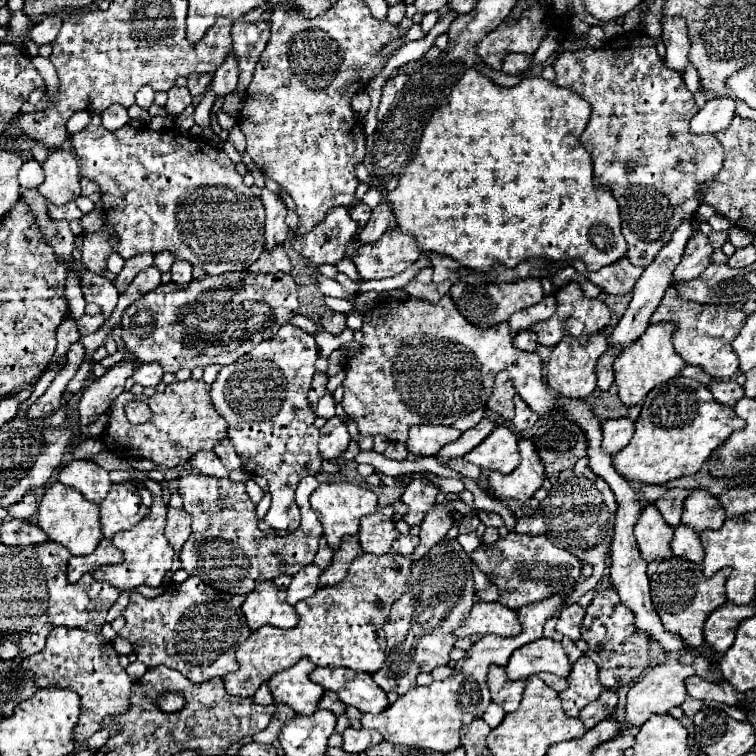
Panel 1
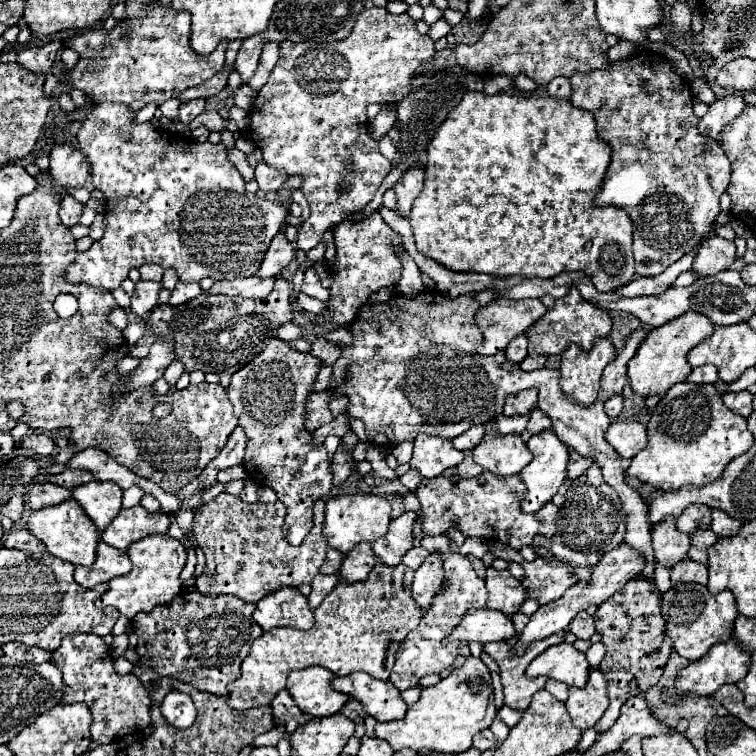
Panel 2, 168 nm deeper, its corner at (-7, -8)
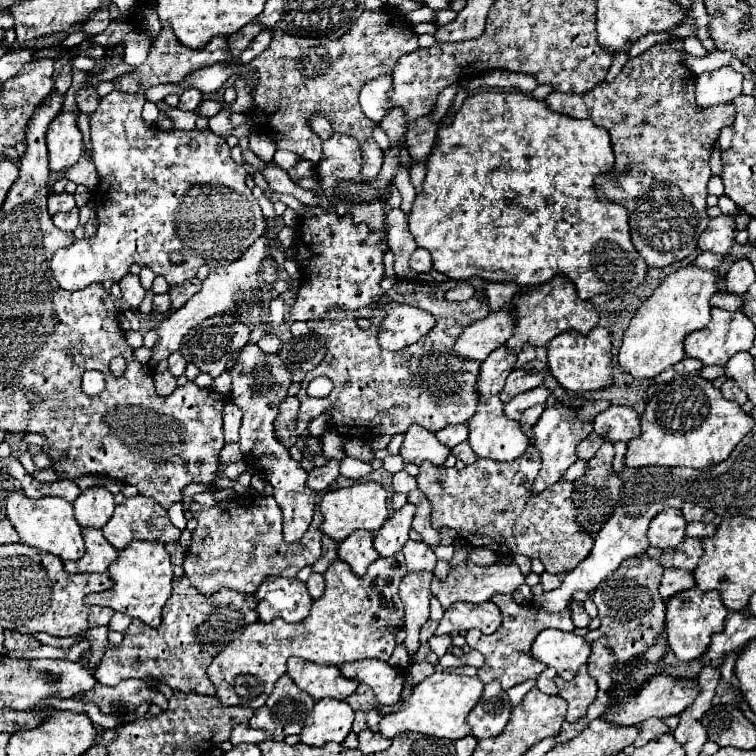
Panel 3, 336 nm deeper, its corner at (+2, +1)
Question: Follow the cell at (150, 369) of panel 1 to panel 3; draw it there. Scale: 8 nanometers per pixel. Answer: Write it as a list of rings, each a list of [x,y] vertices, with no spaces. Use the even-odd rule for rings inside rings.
[[[178,351],[168,357],[168,371],[170,371],[174,377],[182,375],[182,373],[184,373],[184,367],[186,367],[186,361],[182,359],[182,355],[180,355]]]

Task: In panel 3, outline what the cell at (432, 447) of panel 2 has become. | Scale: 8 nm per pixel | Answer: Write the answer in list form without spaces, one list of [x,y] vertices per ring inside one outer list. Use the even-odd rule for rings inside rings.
[[[412,425],[404,435],[404,445],[400,455],[406,463],[420,465],[422,461],[430,461],[434,465],[442,465],[450,455],[450,449],[442,445],[434,433],[426,431],[420,425]]]

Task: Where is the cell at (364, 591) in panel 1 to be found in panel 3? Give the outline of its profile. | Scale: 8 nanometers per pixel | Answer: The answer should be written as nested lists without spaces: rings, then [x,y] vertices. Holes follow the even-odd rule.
[[[402,553],[388,559],[376,559],[362,577],[354,575],[342,561],[332,563],[324,573],[326,589],[322,597],[312,603],[310,615],[304,621],[256,621],[214,657],[214,663],[206,671],[210,681],[216,685],[216,697],[224,705],[258,709],[272,693],[274,683],[286,673],[286,661],[292,655],[334,667],[360,659],[388,661],[404,619],[402,601],[398,599],[398,583],[404,575],[406,563]],[[246,675],[258,679],[244,679]]]

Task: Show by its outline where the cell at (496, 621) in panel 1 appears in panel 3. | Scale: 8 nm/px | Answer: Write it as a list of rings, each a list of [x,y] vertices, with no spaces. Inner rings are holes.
[[[486,601],[482,605],[454,603],[440,619],[436,635],[452,631],[470,631],[470,629],[480,629],[482,633],[486,631],[494,633],[498,627],[500,627],[500,611],[492,601]]]

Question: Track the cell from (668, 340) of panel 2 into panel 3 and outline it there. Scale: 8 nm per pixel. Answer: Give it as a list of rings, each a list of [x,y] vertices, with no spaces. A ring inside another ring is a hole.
[[[684,267],[672,275],[668,275],[660,287],[638,307],[632,317],[622,347],[618,353],[618,361],[626,373],[636,379],[652,379],[676,365],[686,357],[684,353],[684,337],[696,329],[702,329],[710,323],[710,297],[716,293],[714,271],[702,271],[698,267]]]

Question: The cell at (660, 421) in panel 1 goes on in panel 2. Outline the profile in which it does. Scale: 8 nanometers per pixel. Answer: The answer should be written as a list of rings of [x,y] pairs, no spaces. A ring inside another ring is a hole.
[[[675,384],[655,406],[647,434],[647,446],[629,462],[627,474],[663,490],[679,490],[689,484],[705,486],[717,480],[731,460],[753,446],[747,420],[729,410],[711,384]]]

